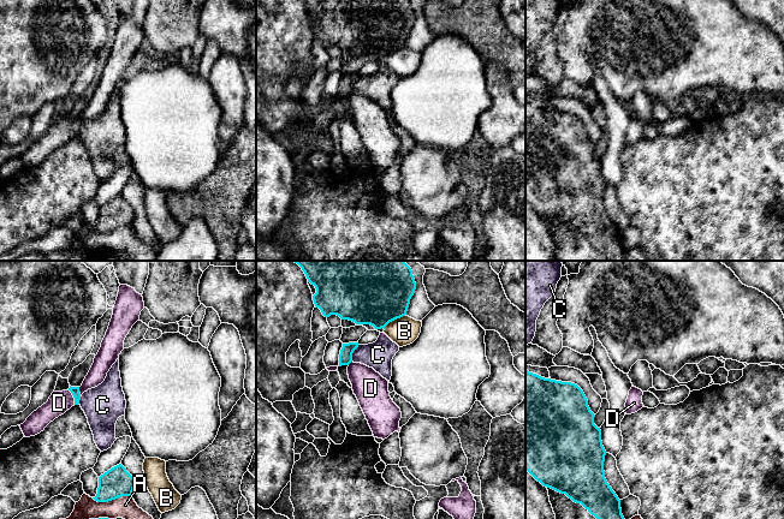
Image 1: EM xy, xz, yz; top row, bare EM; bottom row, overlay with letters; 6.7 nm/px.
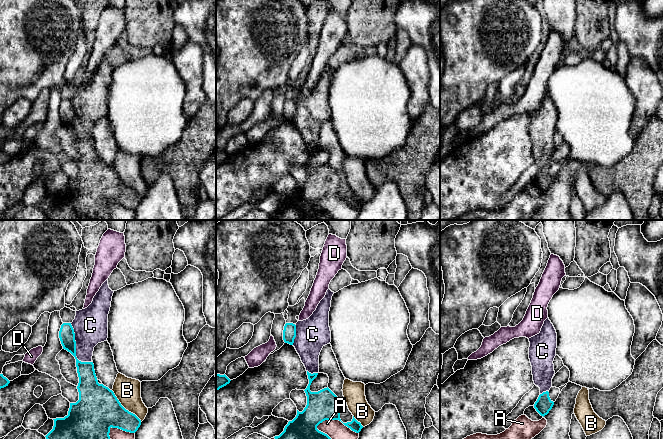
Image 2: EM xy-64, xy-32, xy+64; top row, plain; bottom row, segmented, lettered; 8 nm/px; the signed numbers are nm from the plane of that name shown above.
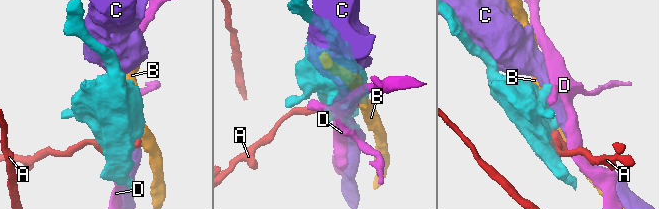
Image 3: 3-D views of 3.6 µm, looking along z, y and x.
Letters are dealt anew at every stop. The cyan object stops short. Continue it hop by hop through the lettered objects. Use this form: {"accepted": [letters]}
{"accepted": []}

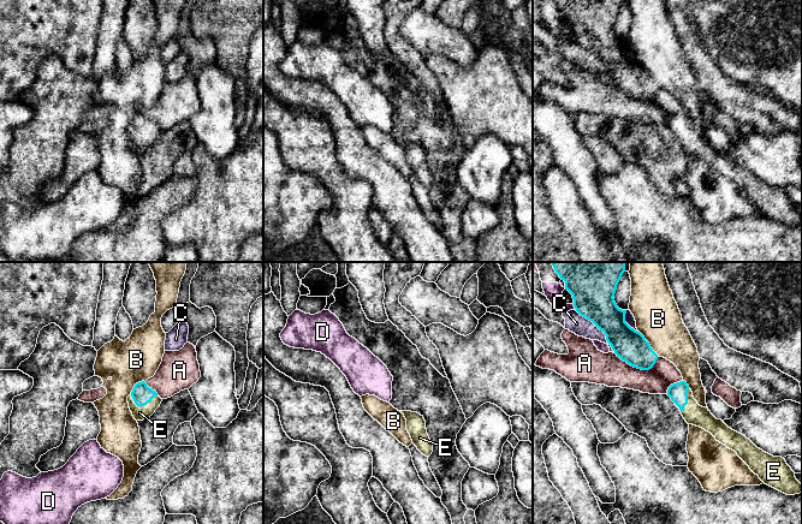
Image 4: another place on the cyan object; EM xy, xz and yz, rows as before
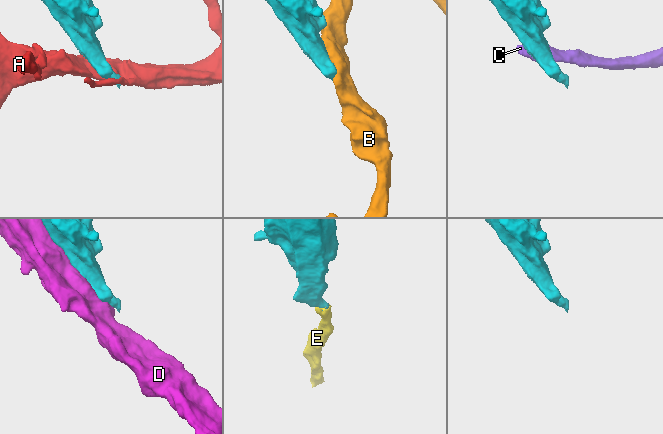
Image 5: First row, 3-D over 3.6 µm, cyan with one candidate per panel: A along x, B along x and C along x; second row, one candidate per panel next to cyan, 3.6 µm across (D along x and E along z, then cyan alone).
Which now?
{"accepted": ["E"]}

